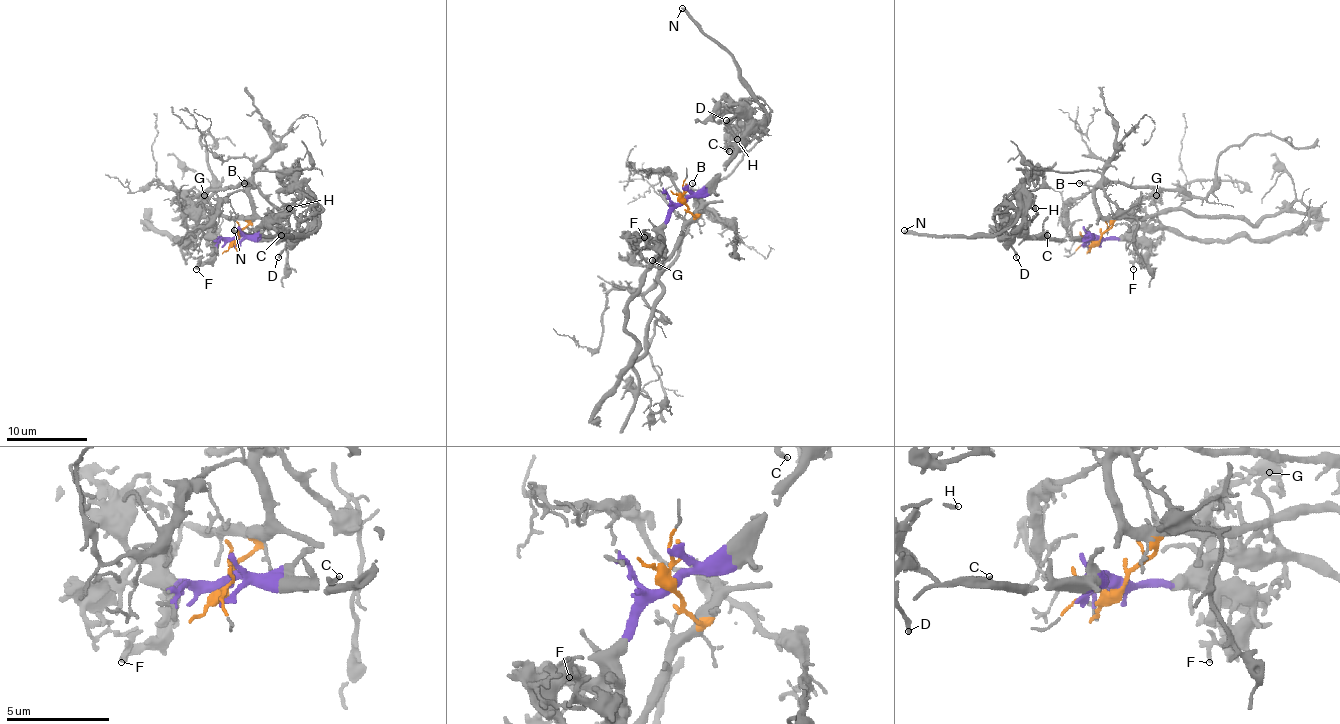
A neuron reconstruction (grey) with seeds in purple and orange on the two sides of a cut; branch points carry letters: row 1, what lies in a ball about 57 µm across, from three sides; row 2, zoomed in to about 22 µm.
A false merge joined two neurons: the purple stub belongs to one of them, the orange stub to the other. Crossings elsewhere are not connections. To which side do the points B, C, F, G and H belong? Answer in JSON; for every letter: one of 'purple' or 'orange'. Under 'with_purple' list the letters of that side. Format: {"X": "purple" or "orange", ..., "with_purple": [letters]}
{"B": "orange", "C": "purple", "F": "purple", "G": "purple", "H": "purple", "with_purple": ["C", "F", "G", "H"]}

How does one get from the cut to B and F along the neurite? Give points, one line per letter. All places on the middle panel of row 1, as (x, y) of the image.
B: (684, 202), (696, 216), (700, 202), (692, 192), (692, 182)
F: (684, 202), (670, 214), (663, 247), (643, 237)

